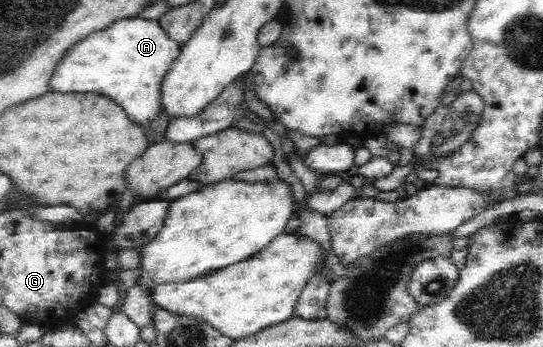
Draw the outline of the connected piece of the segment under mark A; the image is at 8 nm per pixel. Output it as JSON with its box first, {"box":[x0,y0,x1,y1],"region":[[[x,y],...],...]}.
{"box":[52,17,180,125],"region":[[[133,17],[114,21],[108,28],[93,32],[81,45],[72,45],[61,58],[52,76],[52,91],[57,93],[105,93],[105,97],[113,97],[113,101],[121,101],[125,113],[133,117],[133,121],[141,121],[141,125],[150,125],[164,108],[162,91],[164,77],[171,65],[180,55],[180,45],[168,36],[168,32],[157,20],[145,20]]]}

